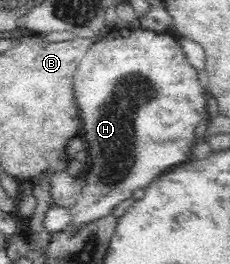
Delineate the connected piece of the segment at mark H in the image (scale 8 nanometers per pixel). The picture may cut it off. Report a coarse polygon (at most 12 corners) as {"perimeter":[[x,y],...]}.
{"perimeter":[[112,27],[73,75],[79,235],[193,157],[208,91],[174,32]]}

